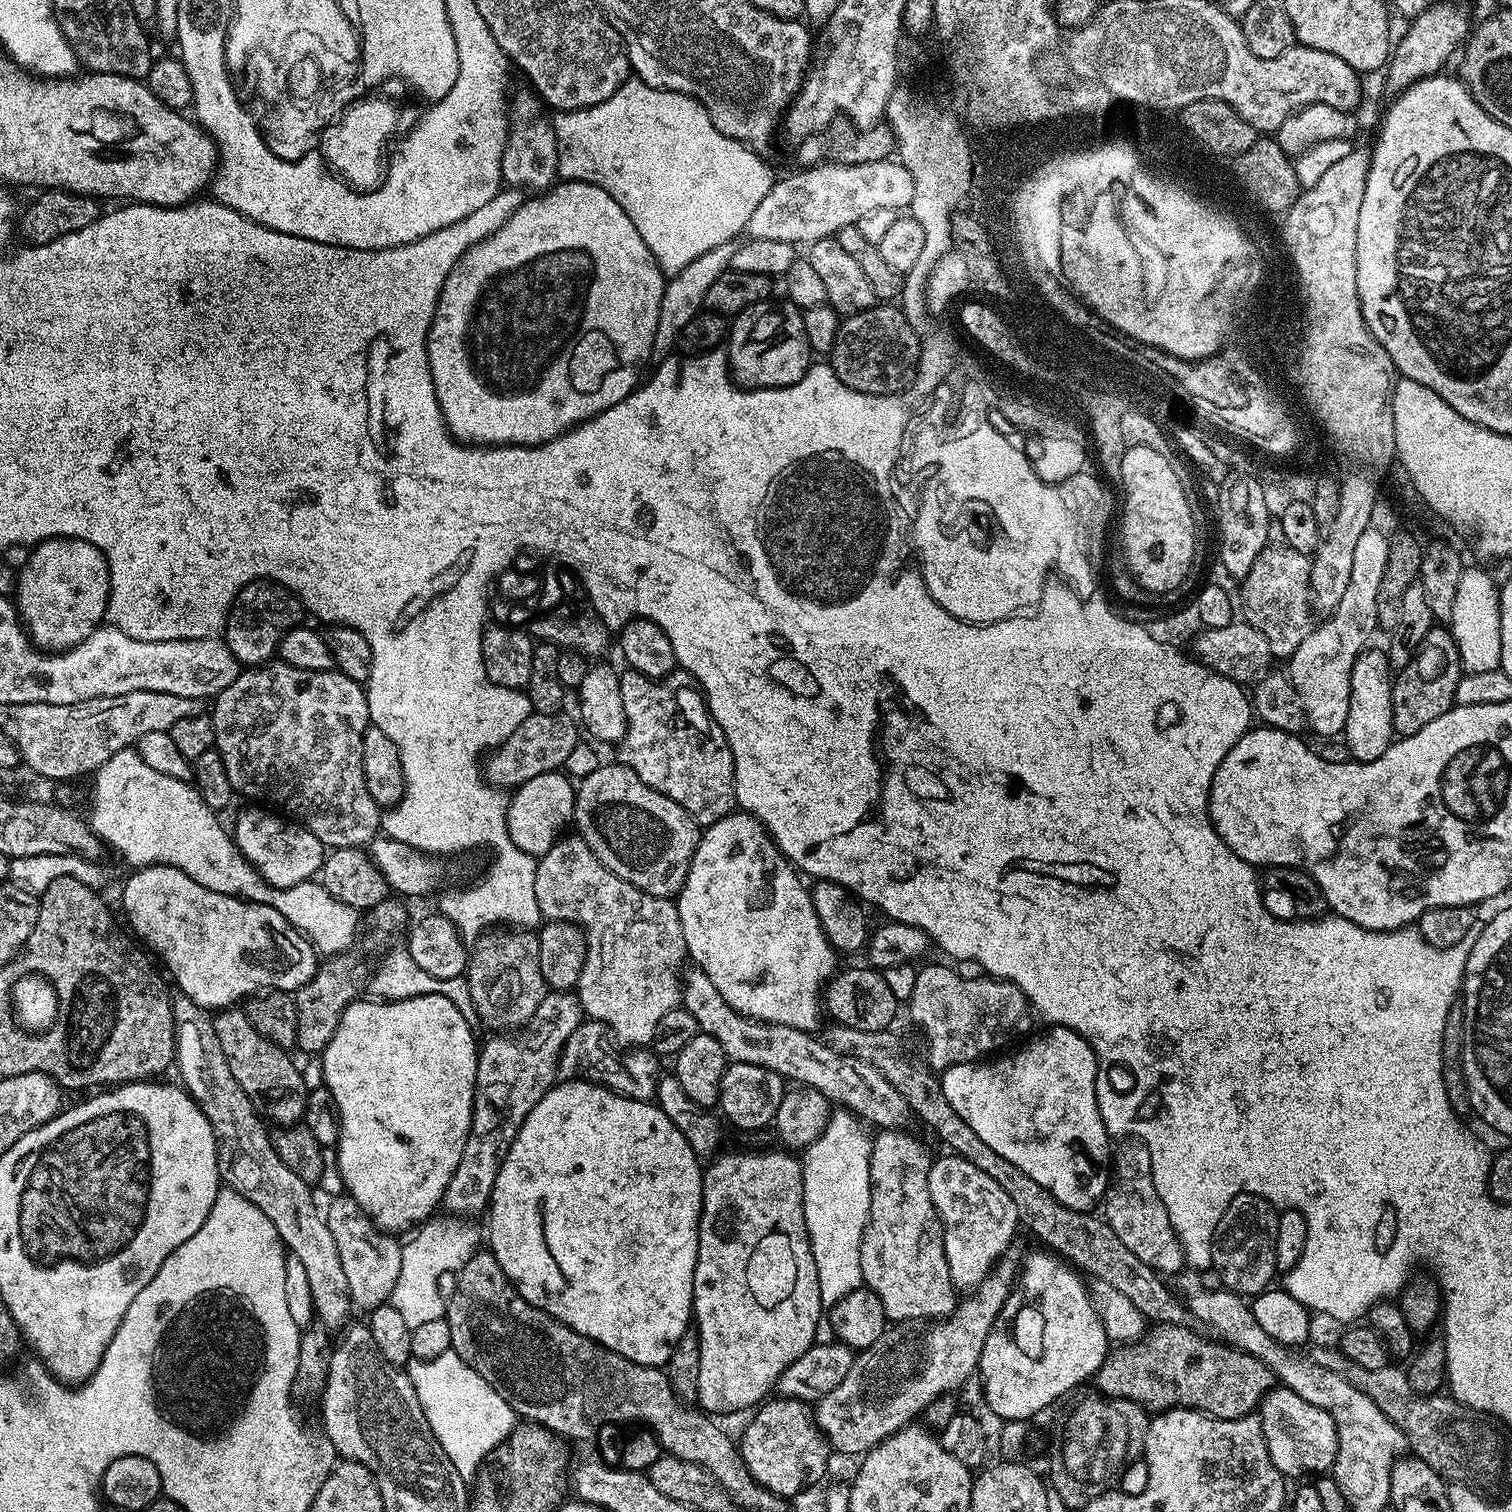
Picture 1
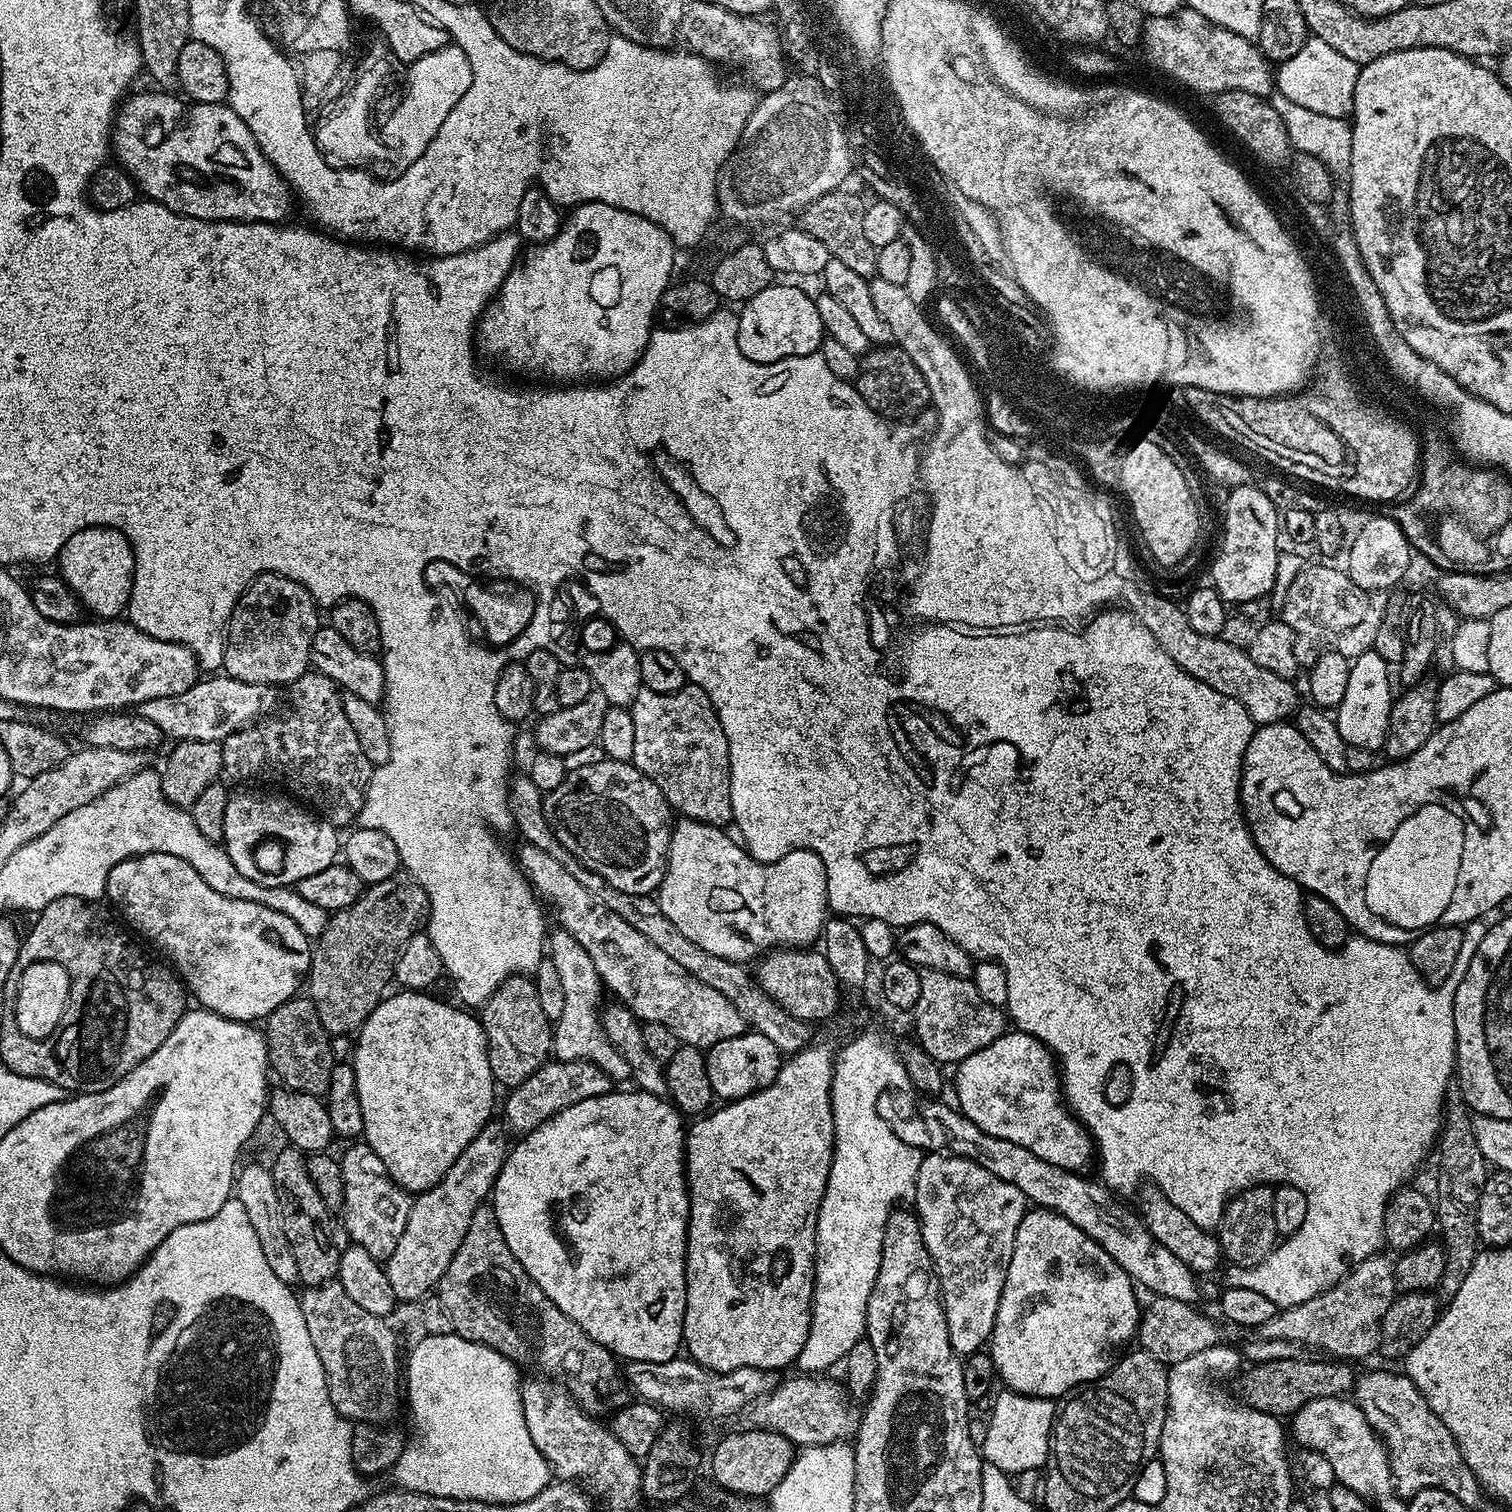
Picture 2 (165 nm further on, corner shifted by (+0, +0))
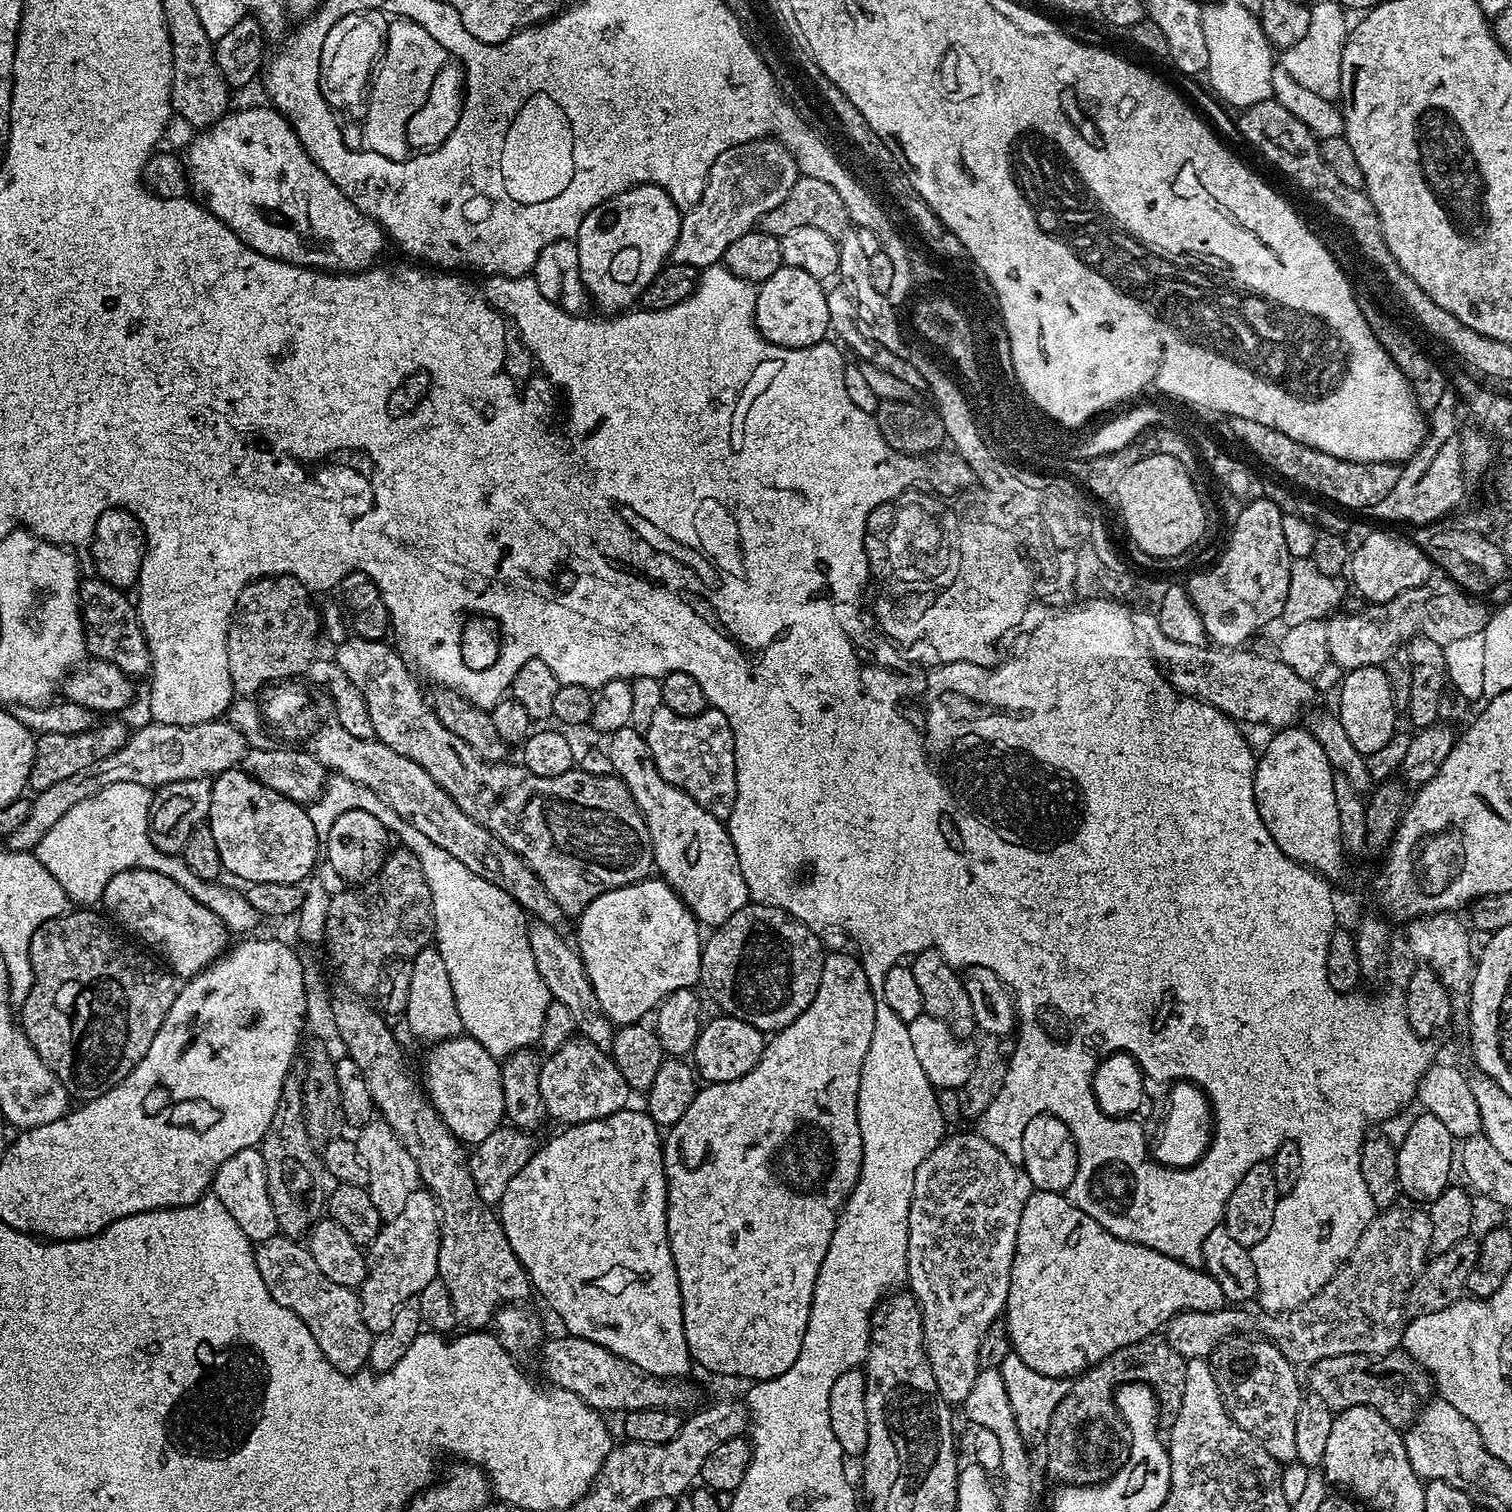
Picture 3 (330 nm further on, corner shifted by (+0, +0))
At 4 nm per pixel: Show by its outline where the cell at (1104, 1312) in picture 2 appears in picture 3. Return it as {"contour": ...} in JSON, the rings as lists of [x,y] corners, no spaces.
{"contour":[[[1034,1190],[1030,1198],[1026,1198],[1026,1206],[1022,1210],[1022,1222],[1018,1222],[1018,1242],[1014,1250],[1014,1262],[1010,1270],[1010,1290],[1008,1291],[1008,1302],[1004,1305],[1003,1319],[1008,1322],[1008,1333],[1012,1343],[1013,1353],[1030,1366],[1030,1370],[1038,1370],[1038,1374],[1046,1374],[1050,1378],[1075,1378],[1094,1365],[1110,1358],[1114,1350],[1122,1350],[1122,1346],[1130,1346],[1130,1342],[1138,1342],[1147,1336],[1157,1335],[1167,1324],[1174,1314],[1188,1310],[1202,1310],[1213,1312],[1225,1307],[1226,1301],[1218,1282],[1208,1272],[1199,1267],[1183,1264],[1166,1254],[1158,1254],[1158,1250],[1150,1250],[1150,1246],[1138,1246],[1134,1242],[1126,1242],[1110,1230],[1106,1230],[1096,1220],[1095,1216],[1086,1214],[1078,1205],[1069,1202],[1067,1195],[1059,1192],[1041,1192]]]}

